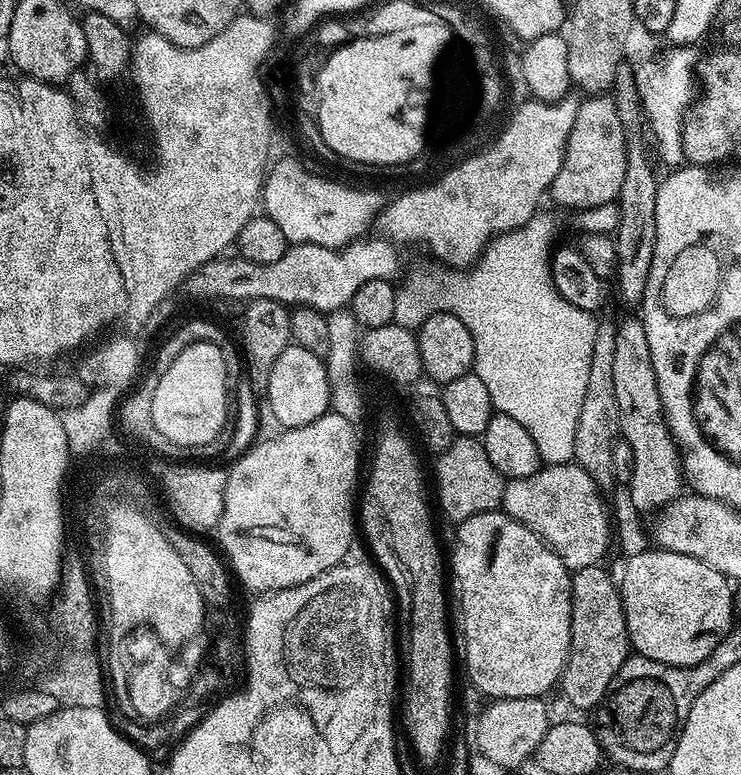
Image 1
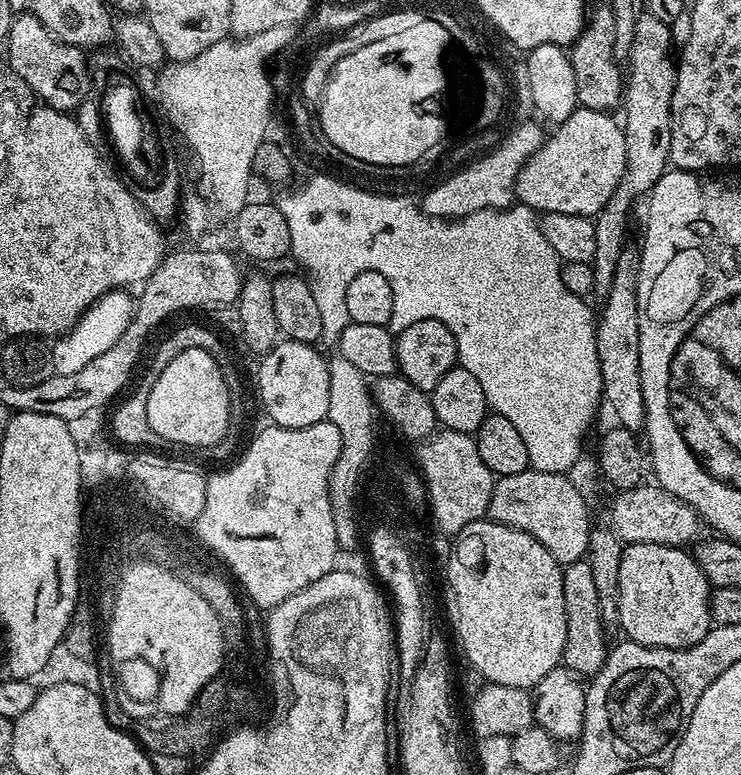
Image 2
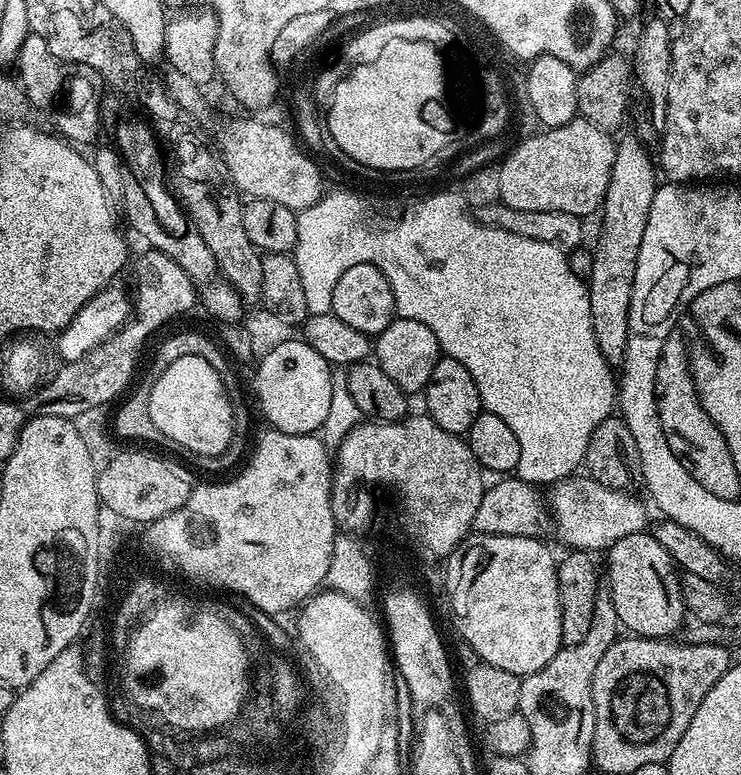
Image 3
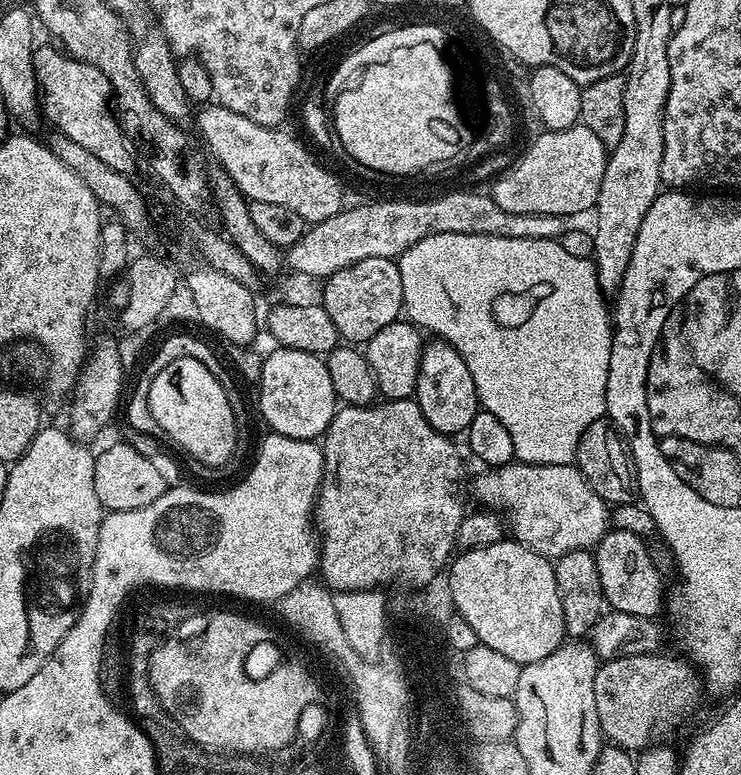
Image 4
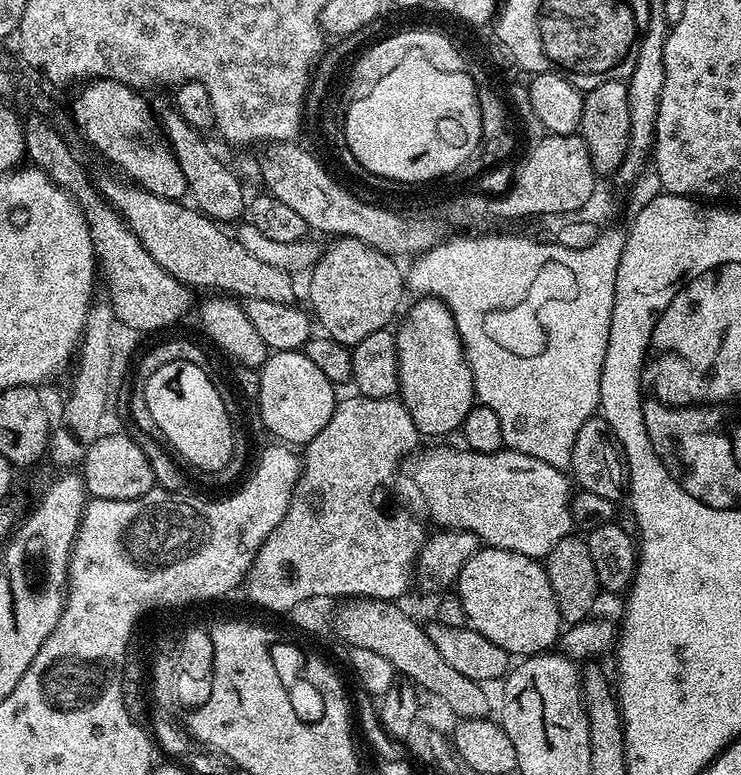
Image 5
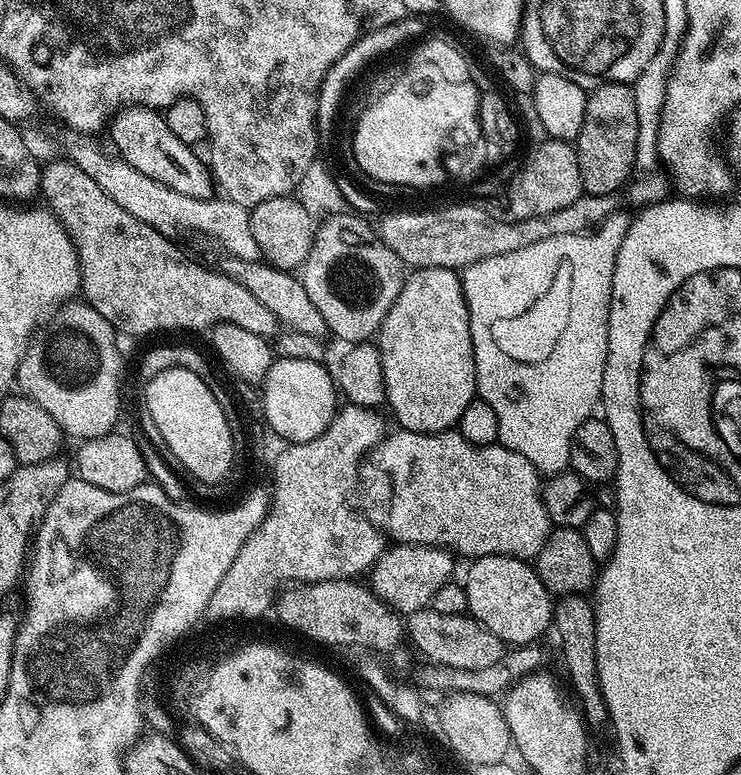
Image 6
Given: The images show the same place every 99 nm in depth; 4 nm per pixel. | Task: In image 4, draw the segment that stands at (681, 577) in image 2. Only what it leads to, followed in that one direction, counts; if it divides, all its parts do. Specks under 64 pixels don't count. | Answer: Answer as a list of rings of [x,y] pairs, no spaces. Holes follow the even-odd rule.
[[[612,528],[596,543],[594,555],[598,562],[598,578],[602,578],[602,590],[607,607],[623,614],[659,617],[666,604],[666,591],[662,574],[652,561],[652,554],[645,537],[630,534],[621,528]]]

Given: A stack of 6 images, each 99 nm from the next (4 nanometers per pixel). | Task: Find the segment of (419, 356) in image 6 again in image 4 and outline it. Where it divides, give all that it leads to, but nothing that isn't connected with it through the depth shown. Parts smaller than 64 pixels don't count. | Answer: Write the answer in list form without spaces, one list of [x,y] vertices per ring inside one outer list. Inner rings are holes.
[[[436,338],[425,343],[414,399],[426,422],[430,422],[434,430],[445,434],[467,433],[470,422],[476,417],[478,401],[474,378],[470,378],[470,370],[466,370],[466,362],[458,354],[458,350],[454,350],[454,346],[443,339]]]

